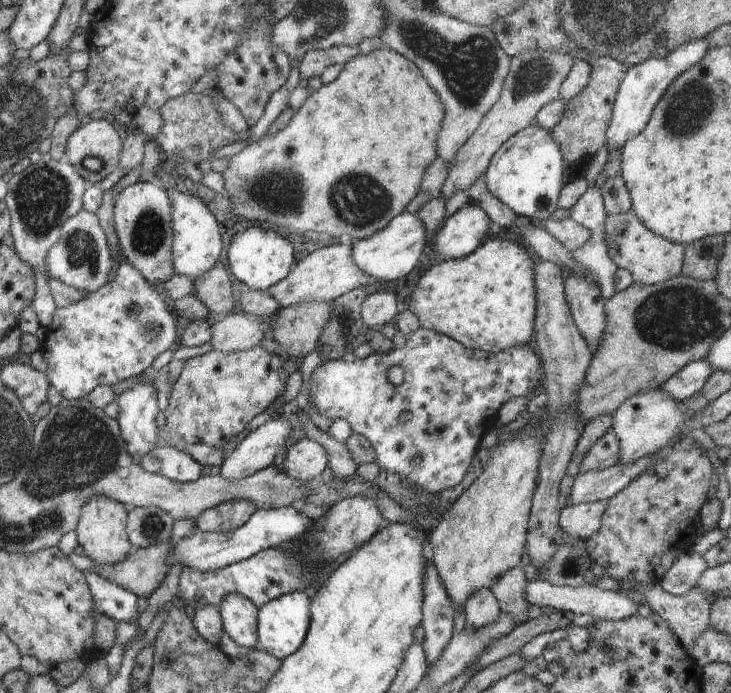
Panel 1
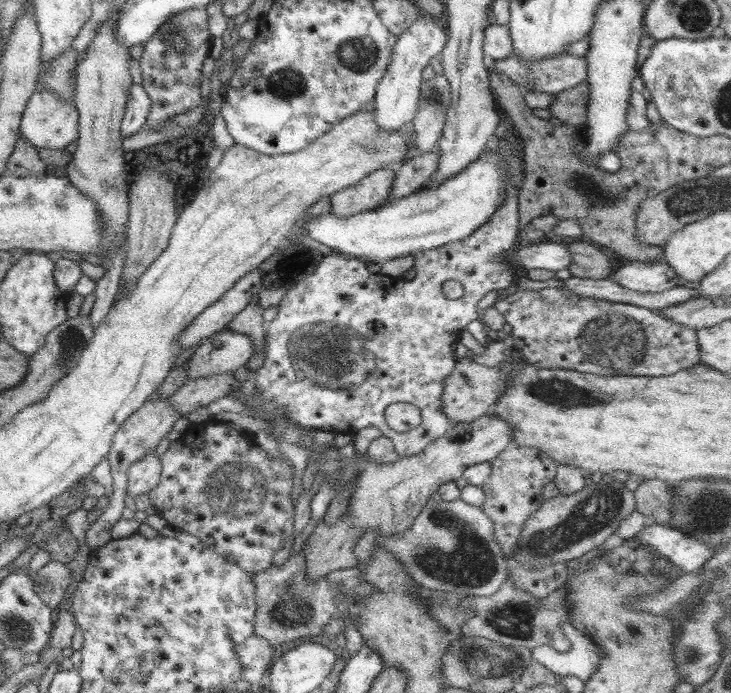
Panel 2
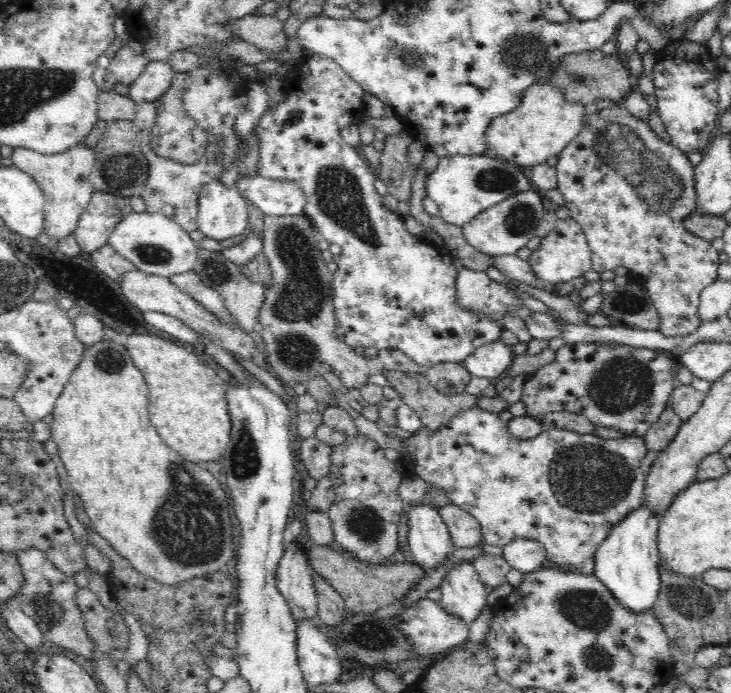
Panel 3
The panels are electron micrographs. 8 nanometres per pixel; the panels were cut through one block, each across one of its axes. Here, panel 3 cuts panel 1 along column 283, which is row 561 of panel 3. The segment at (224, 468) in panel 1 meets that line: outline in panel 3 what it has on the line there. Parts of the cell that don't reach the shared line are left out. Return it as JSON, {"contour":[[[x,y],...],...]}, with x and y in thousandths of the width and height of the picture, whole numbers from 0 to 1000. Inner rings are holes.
{"contour":[[[561,724],[553,733],[558,759],[561,797],[577,820],[599,820],[607,814],[624,788],[618,782],[616,765],[607,756],[599,733],[583,724]]]}

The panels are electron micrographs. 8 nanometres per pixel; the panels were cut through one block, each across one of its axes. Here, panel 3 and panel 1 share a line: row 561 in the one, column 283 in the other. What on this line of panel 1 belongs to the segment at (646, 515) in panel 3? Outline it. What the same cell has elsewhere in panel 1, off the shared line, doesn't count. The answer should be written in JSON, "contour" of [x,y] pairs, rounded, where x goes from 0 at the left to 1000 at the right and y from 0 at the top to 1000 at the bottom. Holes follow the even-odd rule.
{"contour":[[[412,854],[387,857],[352,880],[352,924],[354,938],[387,952],[409,938],[423,909],[423,863]]]}

